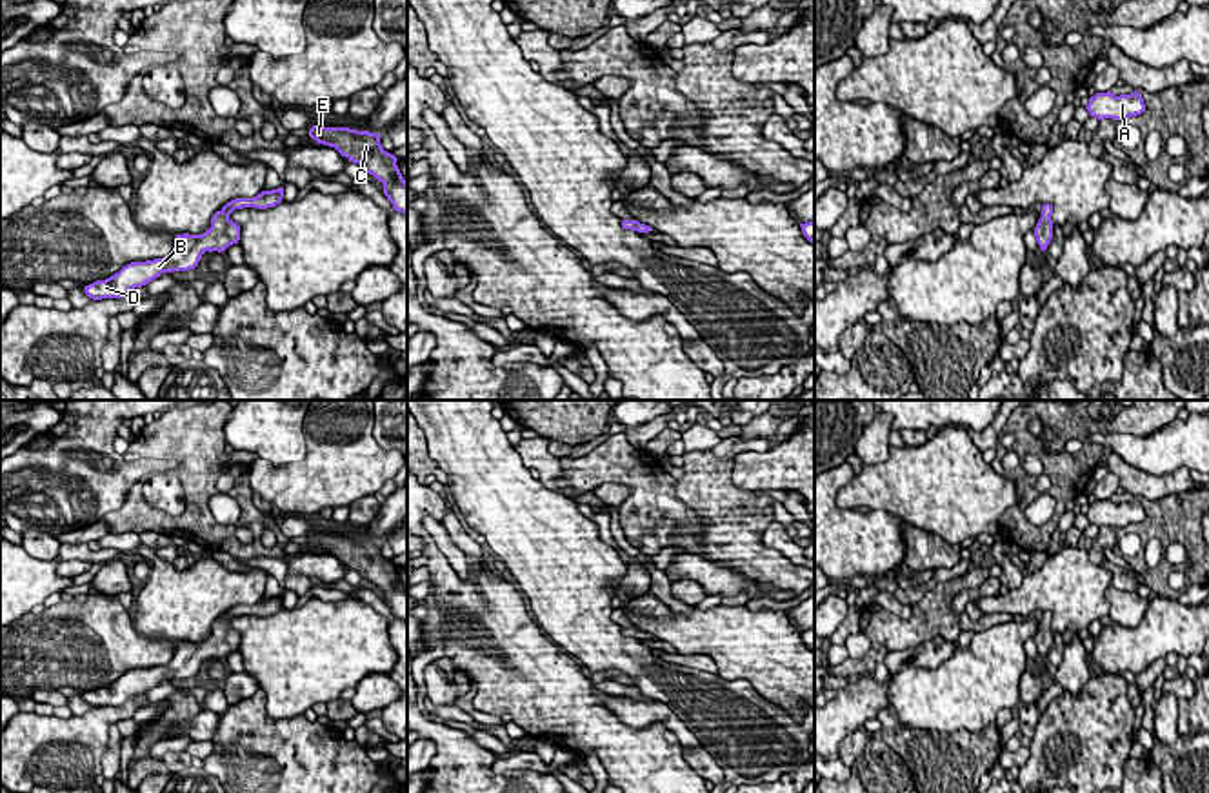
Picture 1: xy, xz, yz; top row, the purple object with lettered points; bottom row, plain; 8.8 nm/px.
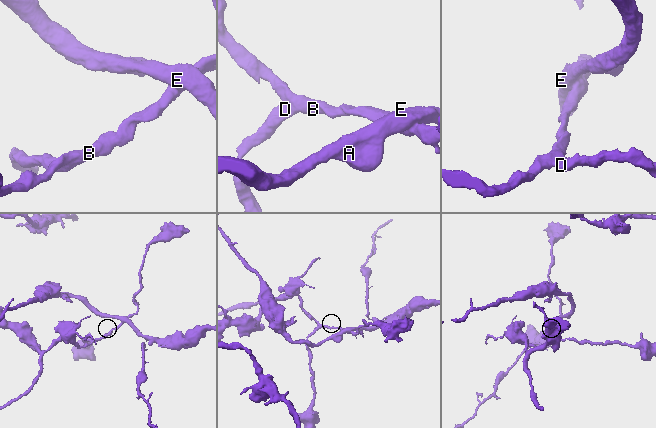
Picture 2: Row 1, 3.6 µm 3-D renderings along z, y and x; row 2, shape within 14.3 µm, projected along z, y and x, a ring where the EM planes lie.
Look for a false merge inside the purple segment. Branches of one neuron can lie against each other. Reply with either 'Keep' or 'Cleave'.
Cleave

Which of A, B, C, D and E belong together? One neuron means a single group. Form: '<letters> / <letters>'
A C E / B D

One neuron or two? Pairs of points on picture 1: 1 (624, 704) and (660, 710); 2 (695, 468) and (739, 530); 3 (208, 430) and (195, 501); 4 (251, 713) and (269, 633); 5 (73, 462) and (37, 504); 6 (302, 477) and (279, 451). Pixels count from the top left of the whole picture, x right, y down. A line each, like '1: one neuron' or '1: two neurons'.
1: one neuron
2: one neuron
3: one neuron
4: two neurons
5: one neuron
6: two neurons

